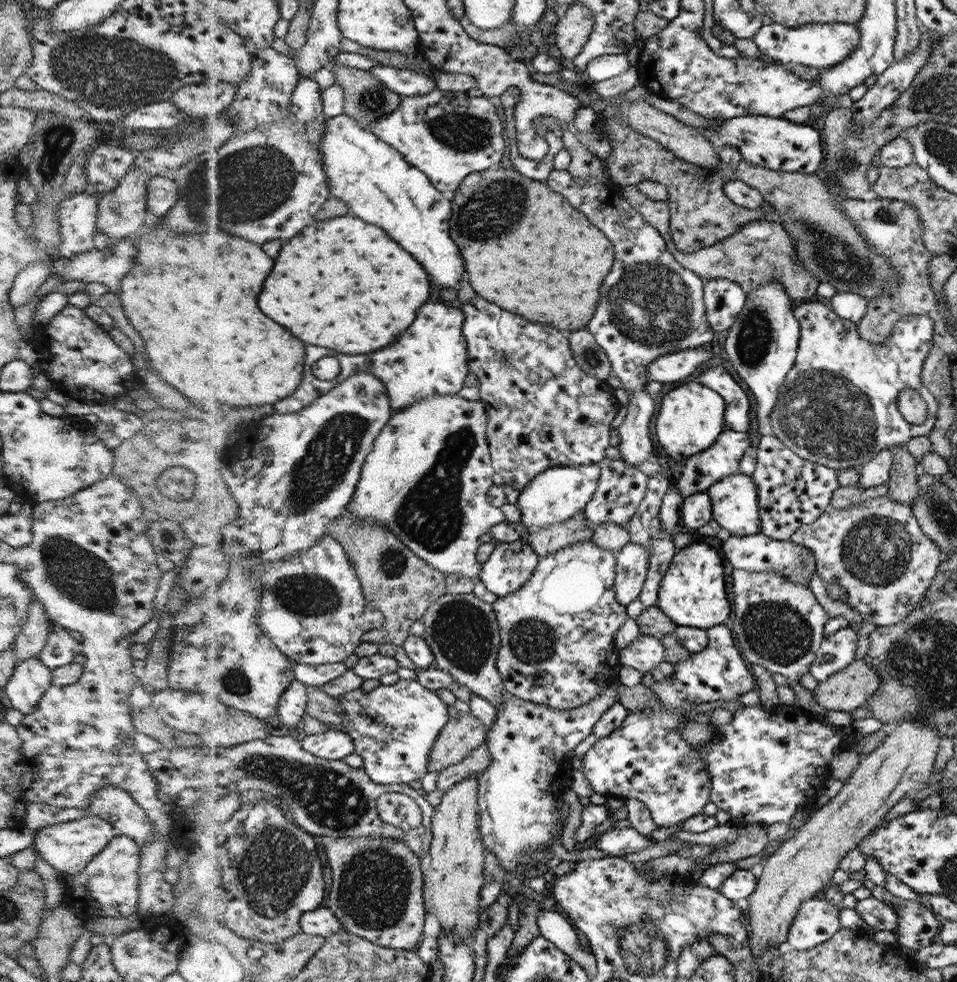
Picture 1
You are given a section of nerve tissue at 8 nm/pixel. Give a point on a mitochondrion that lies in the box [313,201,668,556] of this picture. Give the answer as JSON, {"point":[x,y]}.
{"point":[504,358]}

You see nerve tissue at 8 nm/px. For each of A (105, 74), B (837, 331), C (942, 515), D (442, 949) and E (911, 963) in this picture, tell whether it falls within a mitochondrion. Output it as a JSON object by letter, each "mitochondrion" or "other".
{"A":"mitochondrion","B":"other","C":"mitochondrion","D":"other","E":"other"}

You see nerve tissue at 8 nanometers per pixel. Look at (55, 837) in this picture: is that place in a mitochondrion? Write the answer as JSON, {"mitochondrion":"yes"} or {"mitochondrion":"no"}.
{"mitochondrion":"no"}

